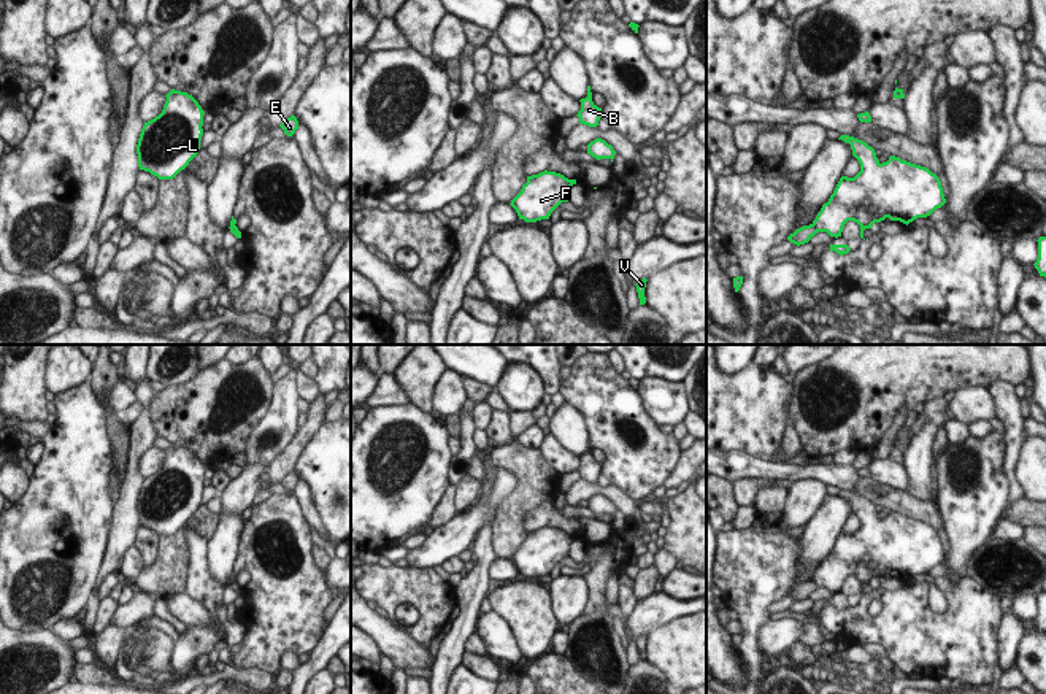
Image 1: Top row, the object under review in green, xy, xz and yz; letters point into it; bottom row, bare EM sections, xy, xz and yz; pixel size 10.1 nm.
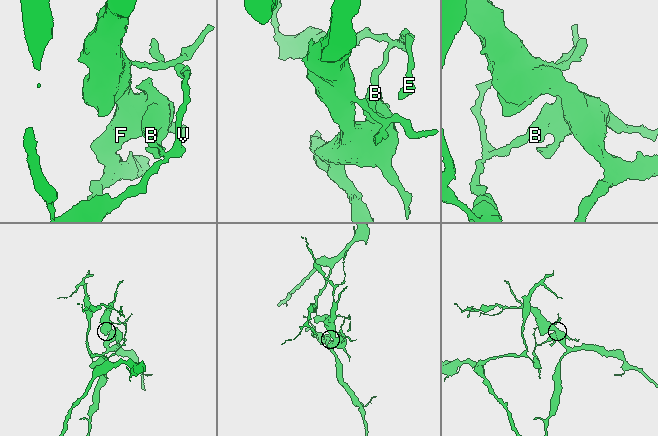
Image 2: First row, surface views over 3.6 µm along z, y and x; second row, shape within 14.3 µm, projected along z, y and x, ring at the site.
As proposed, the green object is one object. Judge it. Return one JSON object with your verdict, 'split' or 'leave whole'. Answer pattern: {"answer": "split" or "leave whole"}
{"answer": "split"}

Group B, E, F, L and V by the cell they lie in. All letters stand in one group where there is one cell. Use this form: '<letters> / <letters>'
B F L V / E

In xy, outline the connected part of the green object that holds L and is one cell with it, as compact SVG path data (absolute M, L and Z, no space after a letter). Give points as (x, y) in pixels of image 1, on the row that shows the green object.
M171 89L163 110L144 122L138 167L159 179L173 179L198 154L205 111L187 92Z

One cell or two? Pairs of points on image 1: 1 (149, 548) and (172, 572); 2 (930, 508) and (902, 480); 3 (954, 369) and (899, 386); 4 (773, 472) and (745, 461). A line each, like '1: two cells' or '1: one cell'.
1: two cells
2: two cells
3: one cell
4: one cell

